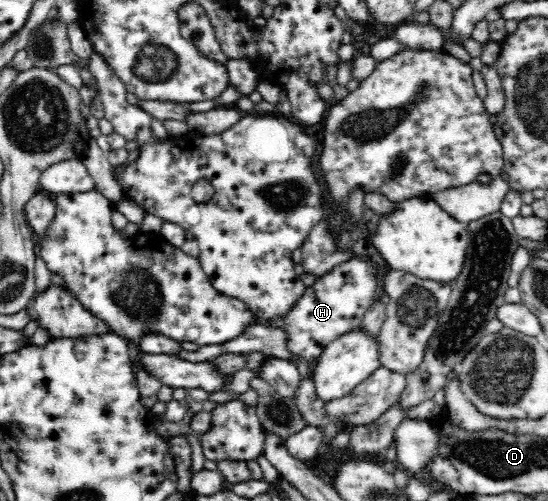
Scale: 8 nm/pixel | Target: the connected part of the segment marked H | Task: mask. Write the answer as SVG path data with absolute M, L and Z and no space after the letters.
M351 258L325 275L318 276L314 286L307 287L305 295L295 303L295 307L283 319L271 320L271 324L285 329L289 334L289 352L313 365L331 341L359 329L371 301L375 299L377 278L375 263Z

